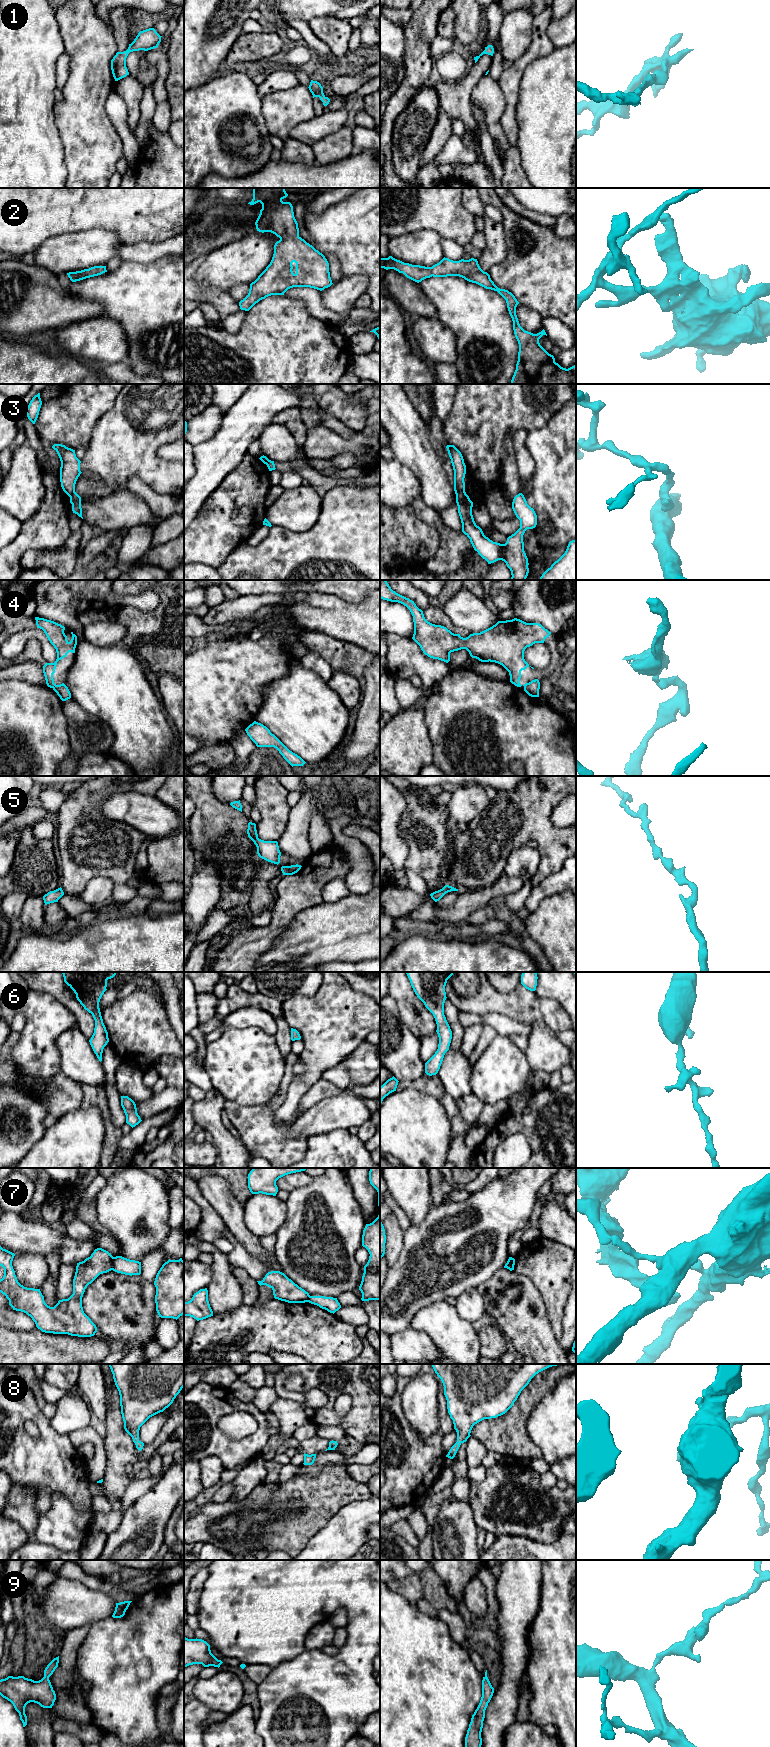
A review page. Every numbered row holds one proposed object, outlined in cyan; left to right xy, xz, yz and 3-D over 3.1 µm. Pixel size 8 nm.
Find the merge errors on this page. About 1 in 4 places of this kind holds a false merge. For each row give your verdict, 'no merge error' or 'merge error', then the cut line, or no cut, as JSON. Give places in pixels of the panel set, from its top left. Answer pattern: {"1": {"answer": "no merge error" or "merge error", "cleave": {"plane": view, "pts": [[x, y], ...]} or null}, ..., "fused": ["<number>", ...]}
{"1": {"answer": "no merge error", "cleave": null}, "2": {"answer": "no merge error", "cleave": null}, "3": {"answer": "merge error", "cleave": {"plane": "yz", "pts": [[464, 490], [456, 495]]}}, "4": {"answer": "merge error", "cleave": {"plane": "xy", "pts": [[57, 685], [53, 688]]}}, "5": {"answer": "no merge error", "cleave": null}, "6": {"answer": "no merge error", "cleave": null}, "7": {"answer": "merge error", "cleave": {"plane": "xy", "pts": [[114, 1257], [111, 1269]]}}, "8": {"answer": "no merge error", "cleave": null}, "9": {"answer": "no merge error", "cleave": null}, "fused": ["3", "4", "7"]}

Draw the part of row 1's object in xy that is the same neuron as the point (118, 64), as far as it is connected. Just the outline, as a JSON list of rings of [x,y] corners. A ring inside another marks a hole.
[[[154,28],[140,31],[134,41],[124,52],[117,52],[111,60],[111,70],[115,81],[129,75],[126,67],[126,58],[130,52],[144,50],[148,51],[157,48],[161,42],[161,37]]]

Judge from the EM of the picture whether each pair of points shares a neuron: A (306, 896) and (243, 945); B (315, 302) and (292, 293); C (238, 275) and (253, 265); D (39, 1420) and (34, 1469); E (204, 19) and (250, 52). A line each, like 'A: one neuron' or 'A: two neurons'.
A: one neuron
B: one neuron
C: one neuron
D: one neuron
E: two neurons

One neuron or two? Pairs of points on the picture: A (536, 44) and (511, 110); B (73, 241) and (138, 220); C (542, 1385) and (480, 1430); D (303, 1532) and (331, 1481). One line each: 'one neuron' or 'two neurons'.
A: one neuron
B: two neurons
C: one neuron
D: one neuron

